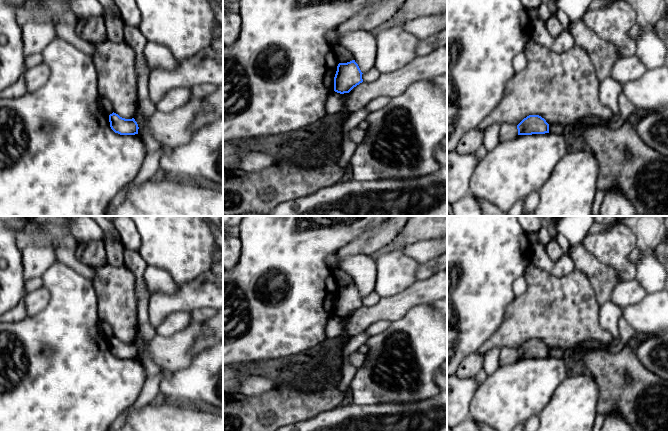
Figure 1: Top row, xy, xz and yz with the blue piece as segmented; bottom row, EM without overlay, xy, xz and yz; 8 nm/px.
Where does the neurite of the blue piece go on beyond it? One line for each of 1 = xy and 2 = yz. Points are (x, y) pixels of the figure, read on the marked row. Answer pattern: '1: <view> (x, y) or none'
1: none
2: none

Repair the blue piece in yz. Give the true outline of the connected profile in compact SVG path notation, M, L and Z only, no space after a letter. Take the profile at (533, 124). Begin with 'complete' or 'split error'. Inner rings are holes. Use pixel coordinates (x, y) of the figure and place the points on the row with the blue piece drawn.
complete; M529 115L518 125L518 135L532 135L549 133L549 124L539 115Z

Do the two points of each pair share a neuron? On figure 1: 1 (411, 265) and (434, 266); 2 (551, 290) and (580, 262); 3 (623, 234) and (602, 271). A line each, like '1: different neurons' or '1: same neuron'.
1: different neurons
2: different neurons
3: different neurons

